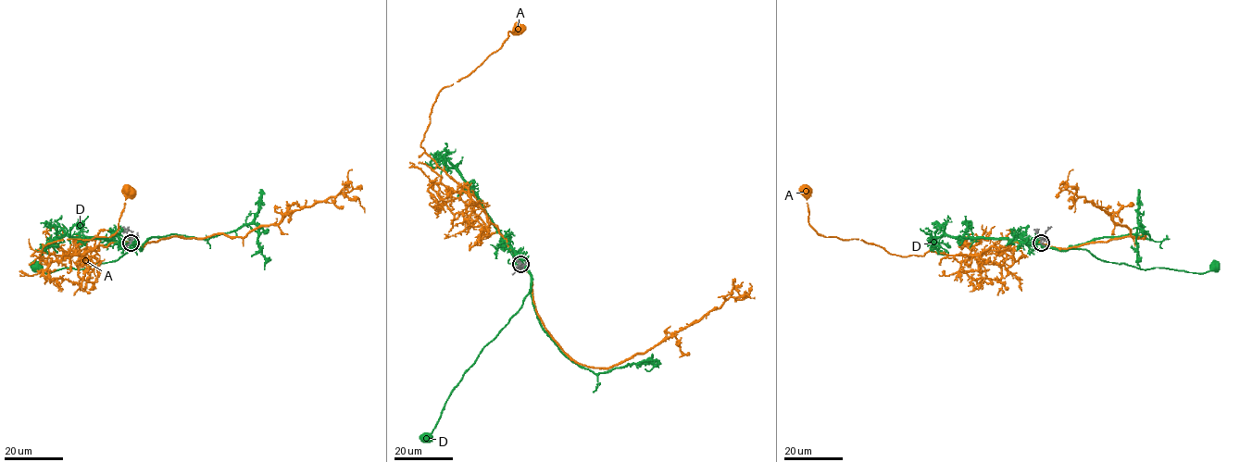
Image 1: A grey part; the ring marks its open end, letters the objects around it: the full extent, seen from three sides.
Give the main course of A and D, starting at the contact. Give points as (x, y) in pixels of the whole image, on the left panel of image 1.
A: (131, 243), (81, 255), (31, 256), (55, 242), (110, 237), (128, 191)
D: (131, 243), (141, 249), (149, 239), (170, 234), (208, 239), (255, 223), (264, 269)

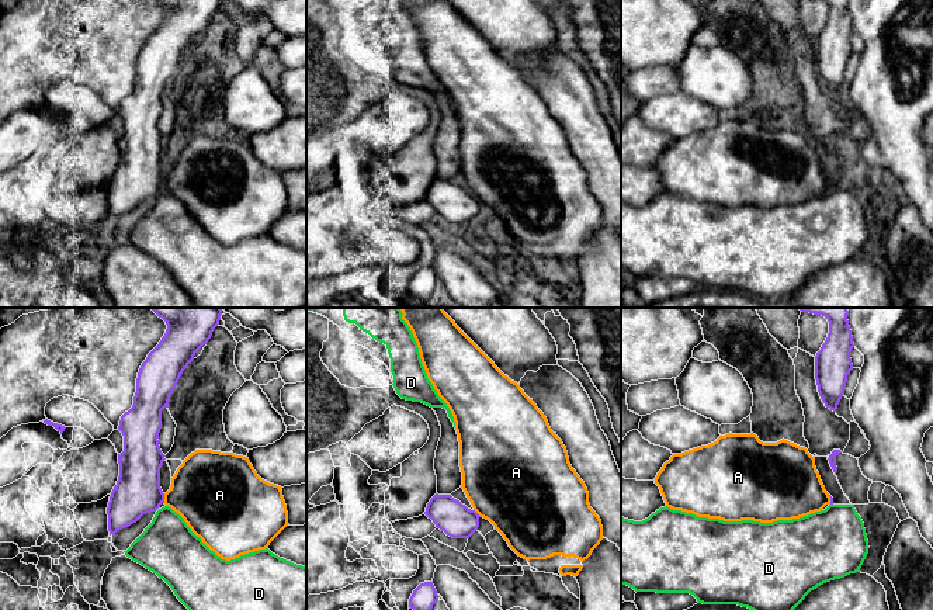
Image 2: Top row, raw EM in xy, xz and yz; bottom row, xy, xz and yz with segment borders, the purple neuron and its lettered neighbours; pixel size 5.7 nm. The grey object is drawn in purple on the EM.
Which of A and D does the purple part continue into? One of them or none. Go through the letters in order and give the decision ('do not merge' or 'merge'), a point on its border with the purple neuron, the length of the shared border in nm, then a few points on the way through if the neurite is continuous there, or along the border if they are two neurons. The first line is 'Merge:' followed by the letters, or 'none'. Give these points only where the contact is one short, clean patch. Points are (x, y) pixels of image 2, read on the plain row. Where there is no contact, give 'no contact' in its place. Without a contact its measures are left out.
Merge: D
A: do not merge; meets purple in xy at (163, 183); contact 60 nm long; border along xy (163, 179), (165, 187)
D: merge; no contact

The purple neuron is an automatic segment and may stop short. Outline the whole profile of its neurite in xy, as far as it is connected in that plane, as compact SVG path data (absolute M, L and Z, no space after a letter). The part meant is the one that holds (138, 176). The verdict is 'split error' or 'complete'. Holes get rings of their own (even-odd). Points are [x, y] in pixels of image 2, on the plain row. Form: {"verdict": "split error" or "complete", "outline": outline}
{"verdict": "complete", "outline": "M221 0L157 1L166 7L166 18L142 48L133 90L118 111L124 136L118 139L119 162L107 193L112 221L164 188L160 153L166 143L157 125L162 96L167 93L183 56L221 6Z"}

